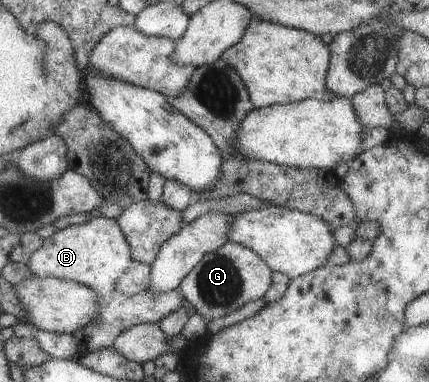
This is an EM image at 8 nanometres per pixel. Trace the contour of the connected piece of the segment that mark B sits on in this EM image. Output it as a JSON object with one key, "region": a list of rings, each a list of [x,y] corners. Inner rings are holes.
{"region":[[[98,217],[82,224],[70,225],[61,231],[56,230],[54,235],[44,239],[43,247],[33,254],[28,267],[32,275],[43,278],[52,276],[80,282],[90,286],[96,293],[102,295],[103,293],[110,293],[116,290],[117,282],[120,281],[129,266],[132,265],[132,261],[134,259],[131,246],[123,230],[120,229],[117,219]]]}

